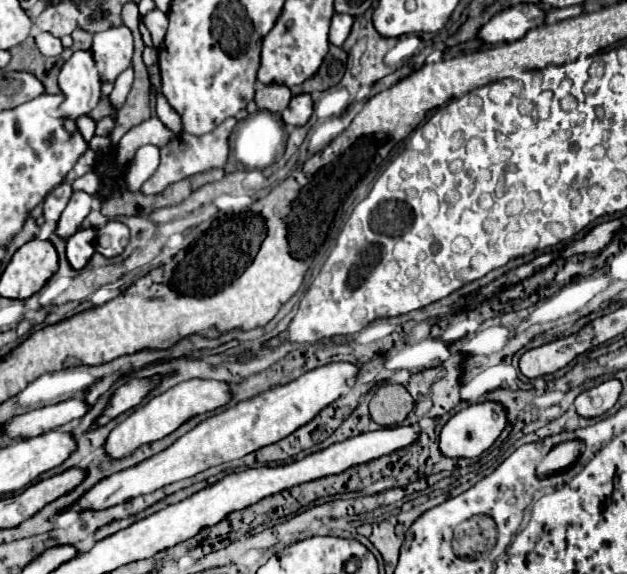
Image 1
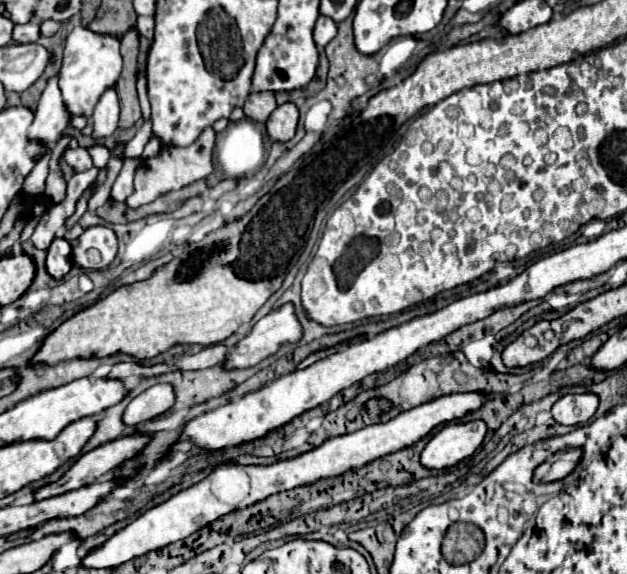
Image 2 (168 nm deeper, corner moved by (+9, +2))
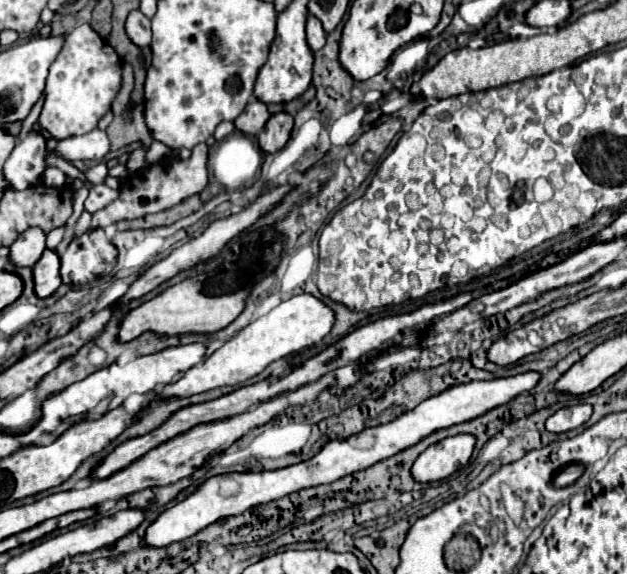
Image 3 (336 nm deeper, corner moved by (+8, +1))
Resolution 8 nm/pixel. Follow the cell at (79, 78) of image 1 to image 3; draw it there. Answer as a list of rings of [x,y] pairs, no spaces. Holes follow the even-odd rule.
[[[29,132],[25,140],[21,140],[11,156],[7,158],[3,166],[5,182],[9,182],[9,190],[25,190],[29,186],[39,184],[39,176],[47,166],[57,166],[59,170],[65,172],[67,178],[79,178],[87,180],[85,174],[75,166],[57,158],[55,154],[47,156],[45,150],[45,140],[37,132]]]

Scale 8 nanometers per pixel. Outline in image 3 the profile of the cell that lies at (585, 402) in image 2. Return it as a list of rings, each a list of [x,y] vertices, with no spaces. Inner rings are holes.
[[[577,404],[577,406],[569,406],[569,408],[561,408],[557,410],[553,416],[547,418],[545,428],[549,432],[561,434],[561,432],[569,432],[575,430],[579,426],[583,426],[589,418],[591,418],[591,406],[589,404]]]

